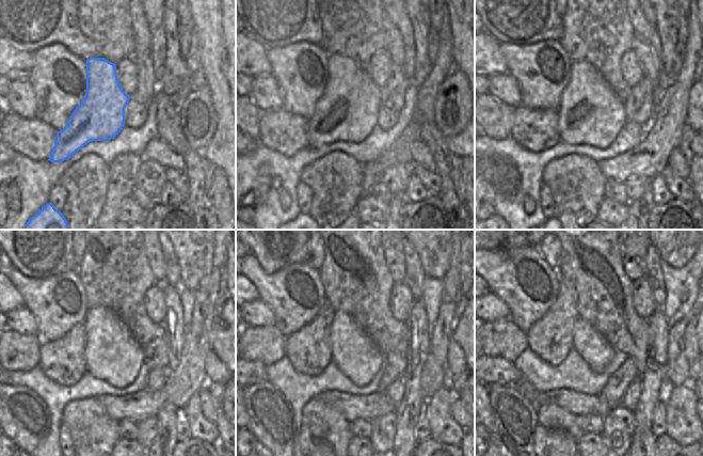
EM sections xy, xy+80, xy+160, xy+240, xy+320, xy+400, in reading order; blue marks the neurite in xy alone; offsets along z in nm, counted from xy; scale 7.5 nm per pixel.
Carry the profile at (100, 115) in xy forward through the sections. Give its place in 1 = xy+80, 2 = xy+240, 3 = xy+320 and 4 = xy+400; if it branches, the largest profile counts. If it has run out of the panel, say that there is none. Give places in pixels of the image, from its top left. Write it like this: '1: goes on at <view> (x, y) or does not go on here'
1: goes on at xy+80 (347, 110)
2: goes on at xy+240 (111, 354)
3: goes on at xy+320 (354, 354)
4: goes on at xy+400 (593, 346)

